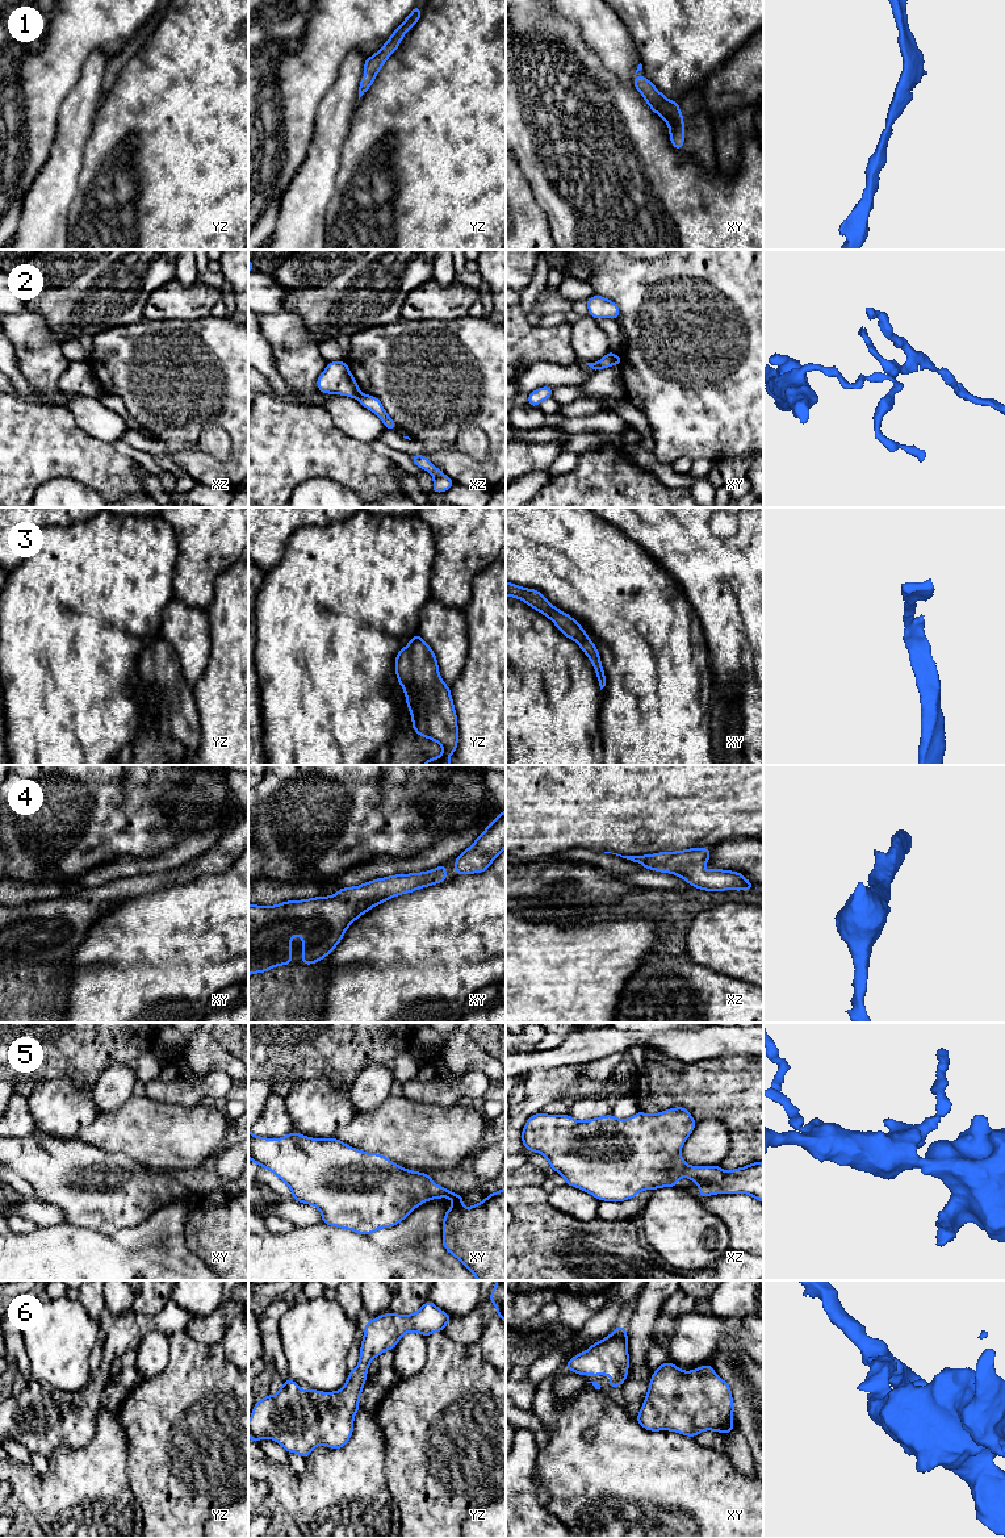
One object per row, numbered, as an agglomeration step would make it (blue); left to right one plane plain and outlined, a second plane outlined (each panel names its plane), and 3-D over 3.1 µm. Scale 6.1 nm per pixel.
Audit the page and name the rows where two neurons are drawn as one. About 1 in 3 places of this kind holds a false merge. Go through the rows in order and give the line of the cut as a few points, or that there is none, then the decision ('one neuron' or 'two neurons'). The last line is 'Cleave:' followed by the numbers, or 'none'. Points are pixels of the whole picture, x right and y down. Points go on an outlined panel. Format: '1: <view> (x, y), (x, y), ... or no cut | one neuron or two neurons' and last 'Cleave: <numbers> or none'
1: no cut | one neuron
2: xz (360, 393), (356, 397) | two neurons
3: no cut | one neuron
4: no cut | one neuron
5: no cut | one neuron
6: no cut | one neuron
Cleave: 2

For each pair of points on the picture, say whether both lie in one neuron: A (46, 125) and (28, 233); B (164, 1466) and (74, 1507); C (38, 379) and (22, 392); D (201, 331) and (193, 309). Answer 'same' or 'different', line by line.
A: different
B: different
C: different
D: different

